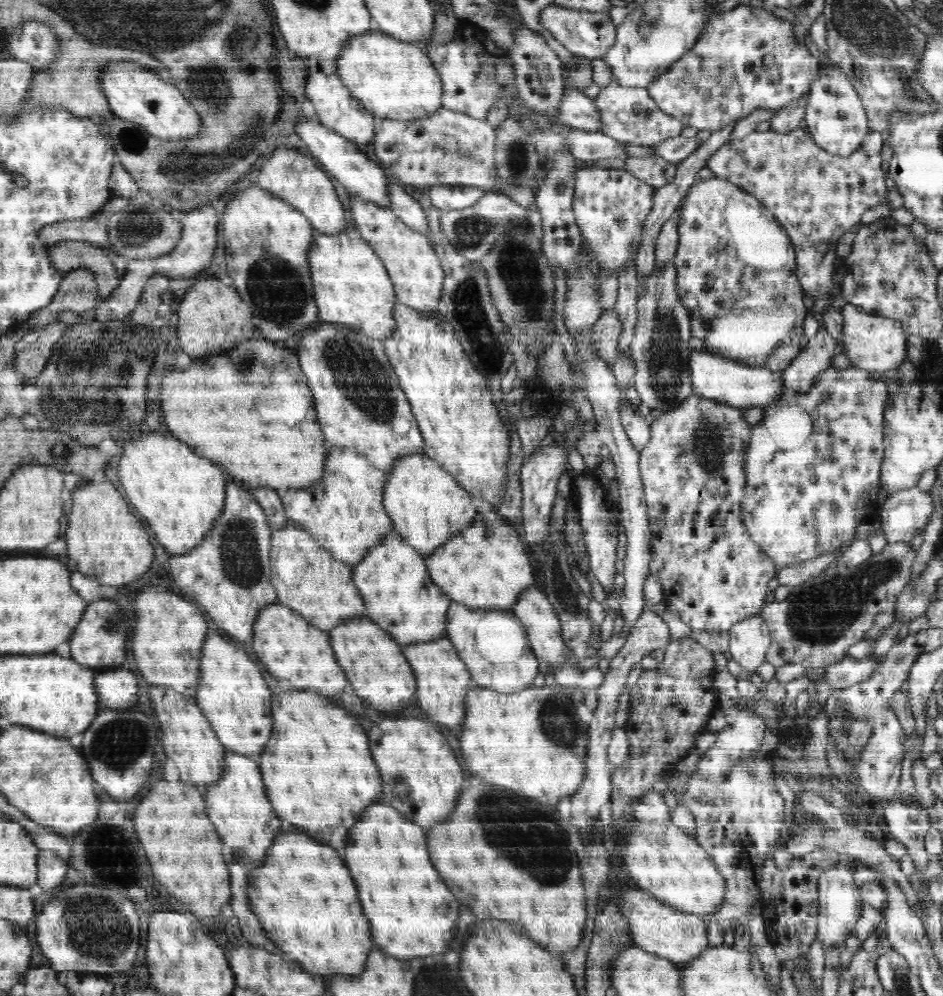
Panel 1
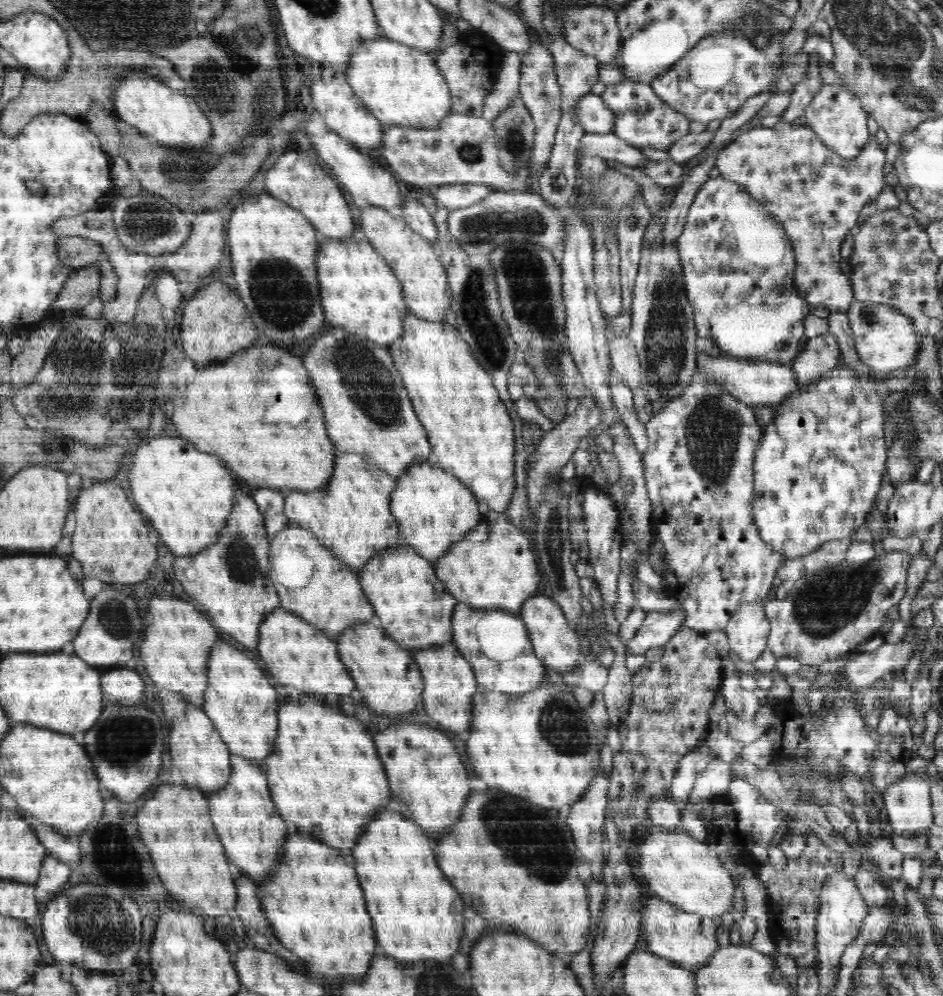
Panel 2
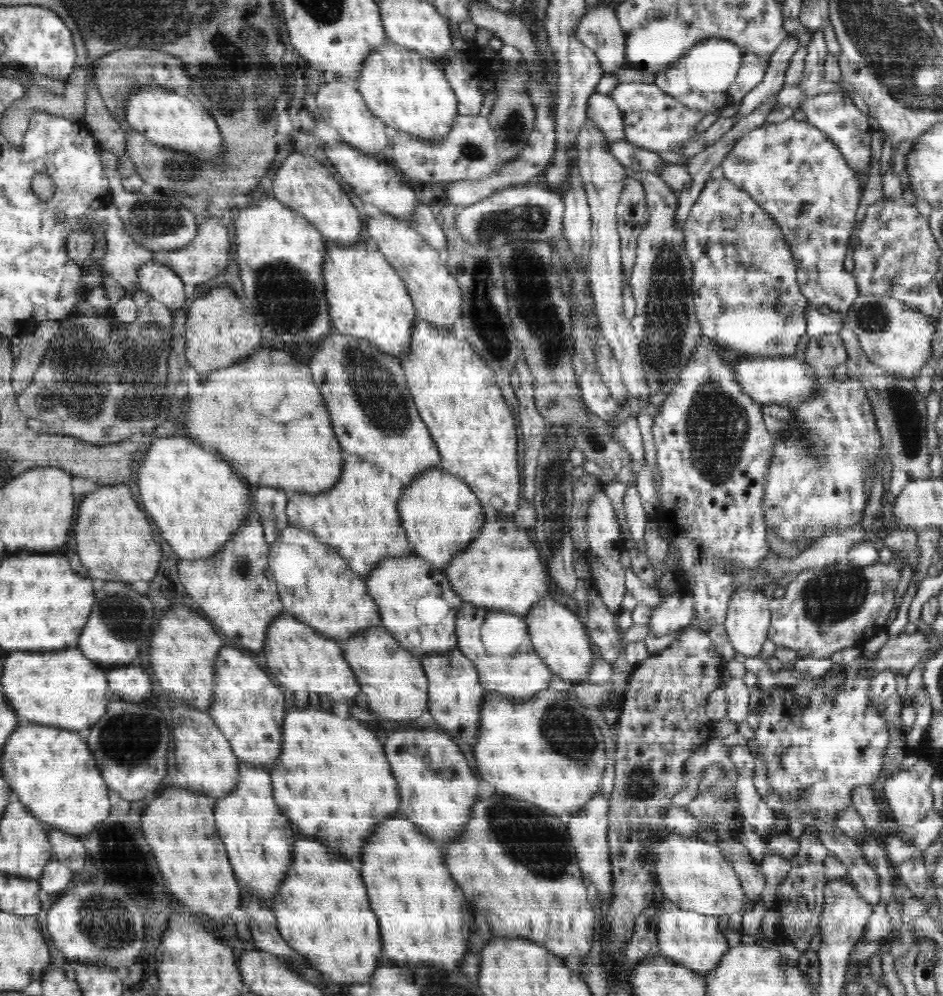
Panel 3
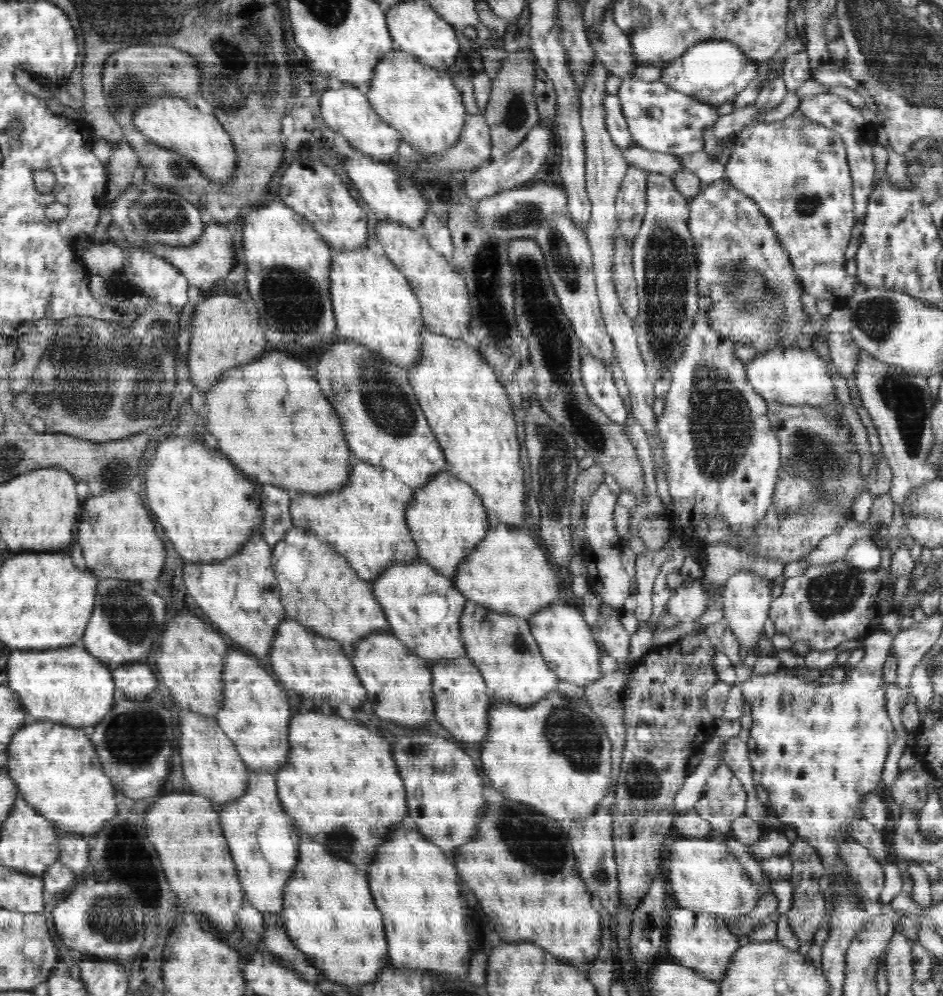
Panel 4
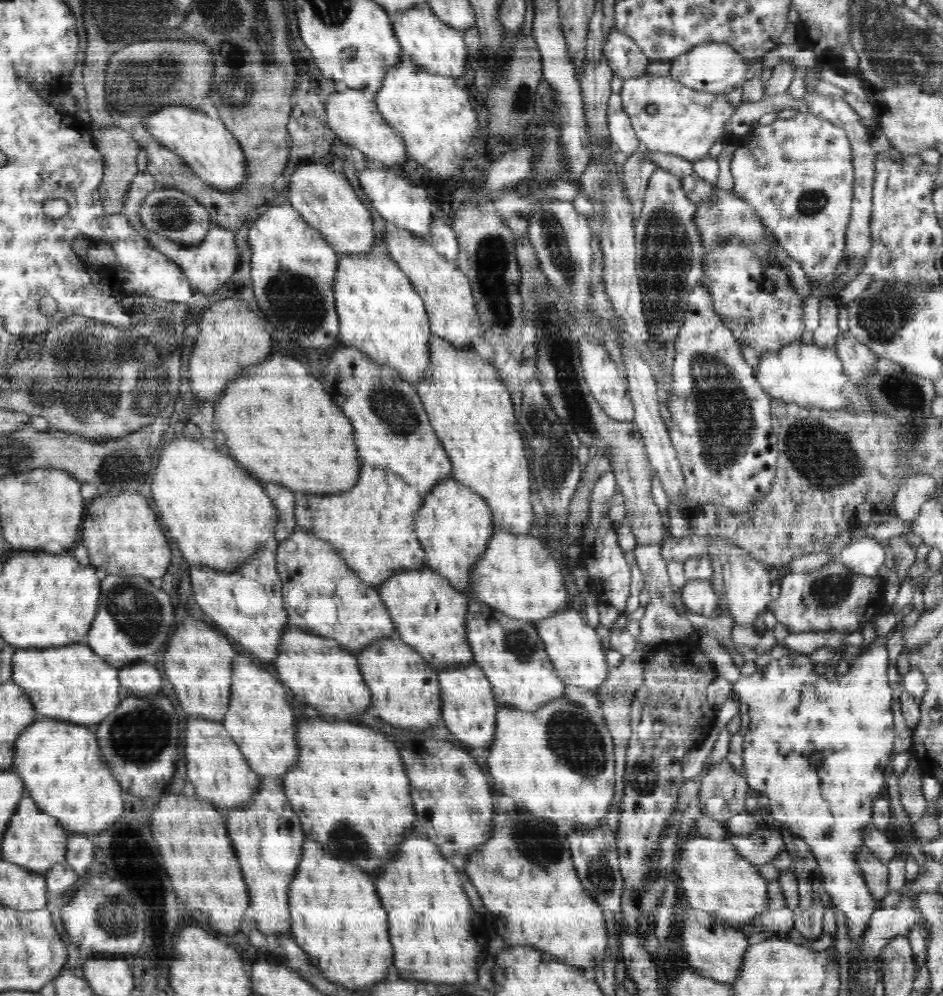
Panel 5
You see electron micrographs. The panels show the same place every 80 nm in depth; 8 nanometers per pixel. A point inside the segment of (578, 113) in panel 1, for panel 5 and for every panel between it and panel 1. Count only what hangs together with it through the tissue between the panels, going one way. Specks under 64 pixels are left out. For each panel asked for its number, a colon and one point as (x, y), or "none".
2: (596, 117)
3: (602, 110)
4: (616, 124)
5: (622, 135)

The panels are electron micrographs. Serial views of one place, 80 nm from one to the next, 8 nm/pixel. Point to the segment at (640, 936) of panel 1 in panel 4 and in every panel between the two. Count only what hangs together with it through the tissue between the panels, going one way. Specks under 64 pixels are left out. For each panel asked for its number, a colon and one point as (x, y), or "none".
2: (688, 939)
3: (694, 940)
4: (701, 941)

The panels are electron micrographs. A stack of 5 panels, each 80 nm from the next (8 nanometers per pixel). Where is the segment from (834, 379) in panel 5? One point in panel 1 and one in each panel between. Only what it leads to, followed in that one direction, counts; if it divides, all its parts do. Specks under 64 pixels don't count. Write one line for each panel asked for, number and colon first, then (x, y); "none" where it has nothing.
1: (726, 381)
2: (768, 383)
3: (784, 380)
4: (788, 375)

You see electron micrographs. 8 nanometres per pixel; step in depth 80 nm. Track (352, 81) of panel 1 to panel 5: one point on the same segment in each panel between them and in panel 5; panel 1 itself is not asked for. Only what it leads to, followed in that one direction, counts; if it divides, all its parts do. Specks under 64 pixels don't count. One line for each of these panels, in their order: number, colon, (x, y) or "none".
2: (402, 86)
3: (409, 93)
4: (424, 105)
5: (433, 114)

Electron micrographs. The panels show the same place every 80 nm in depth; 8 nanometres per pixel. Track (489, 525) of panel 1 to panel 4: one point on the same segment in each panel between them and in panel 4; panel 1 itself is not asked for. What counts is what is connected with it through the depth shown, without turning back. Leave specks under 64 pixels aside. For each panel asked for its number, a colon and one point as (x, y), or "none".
2: (494, 568)
3: (500, 570)
4: (508, 573)

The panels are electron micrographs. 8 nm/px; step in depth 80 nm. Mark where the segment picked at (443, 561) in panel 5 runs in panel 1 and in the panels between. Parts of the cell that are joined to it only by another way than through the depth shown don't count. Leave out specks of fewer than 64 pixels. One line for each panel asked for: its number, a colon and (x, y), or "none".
1: (428, 507)
2: (434, 510)
3: (441, 514)
4: (448, 520)

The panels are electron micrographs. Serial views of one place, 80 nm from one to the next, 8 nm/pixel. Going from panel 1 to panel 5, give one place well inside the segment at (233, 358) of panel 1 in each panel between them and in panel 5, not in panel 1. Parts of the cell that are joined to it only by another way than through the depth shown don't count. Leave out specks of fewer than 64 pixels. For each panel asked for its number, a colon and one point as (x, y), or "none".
2: (259, 403)
3: (229, 419)
4: (248, 414)
5: (308, 446)

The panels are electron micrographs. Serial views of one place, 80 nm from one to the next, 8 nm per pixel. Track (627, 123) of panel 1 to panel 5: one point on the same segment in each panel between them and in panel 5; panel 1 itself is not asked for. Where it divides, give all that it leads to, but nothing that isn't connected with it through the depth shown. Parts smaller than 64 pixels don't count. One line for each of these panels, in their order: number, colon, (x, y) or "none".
2: (643, 119)
3: (654, 120)
4: (661, 119)
5: (668, 117)

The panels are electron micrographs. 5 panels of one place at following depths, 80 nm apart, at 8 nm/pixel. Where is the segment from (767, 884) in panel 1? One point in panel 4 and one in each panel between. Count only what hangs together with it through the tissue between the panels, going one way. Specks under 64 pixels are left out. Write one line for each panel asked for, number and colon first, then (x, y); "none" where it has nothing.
2: (792, 902)
3: (799, 898)
4: (805, 917)

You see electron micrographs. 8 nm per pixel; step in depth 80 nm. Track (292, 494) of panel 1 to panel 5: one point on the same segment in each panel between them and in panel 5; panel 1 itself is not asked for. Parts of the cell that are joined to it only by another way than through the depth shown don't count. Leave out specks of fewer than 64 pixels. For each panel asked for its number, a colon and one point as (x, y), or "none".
2: (351, 515)
3: (358, 517)
4: (365, 521)
5: (381, 509)

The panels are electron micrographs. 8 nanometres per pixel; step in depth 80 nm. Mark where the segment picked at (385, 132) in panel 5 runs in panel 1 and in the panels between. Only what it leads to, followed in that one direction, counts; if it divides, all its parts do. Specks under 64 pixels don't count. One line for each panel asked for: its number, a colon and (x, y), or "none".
1: (337, 109)
2: (344, 112)
3: (340, 105)
4: (346, 110)

